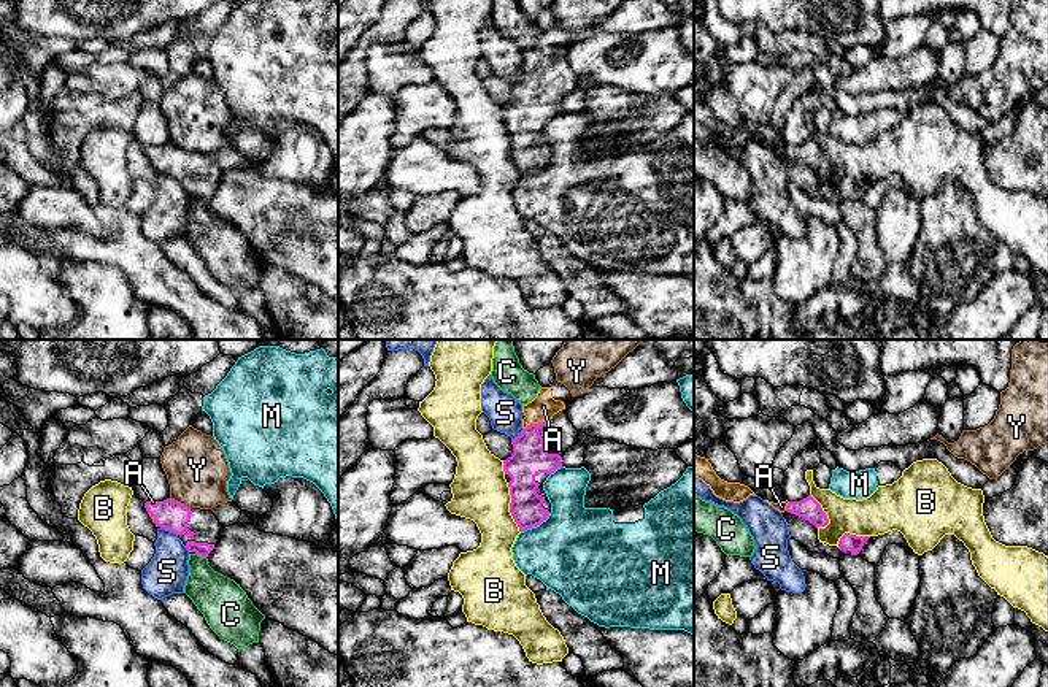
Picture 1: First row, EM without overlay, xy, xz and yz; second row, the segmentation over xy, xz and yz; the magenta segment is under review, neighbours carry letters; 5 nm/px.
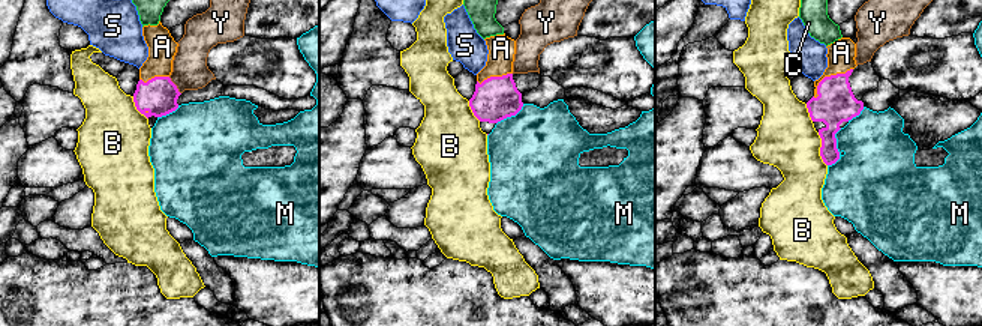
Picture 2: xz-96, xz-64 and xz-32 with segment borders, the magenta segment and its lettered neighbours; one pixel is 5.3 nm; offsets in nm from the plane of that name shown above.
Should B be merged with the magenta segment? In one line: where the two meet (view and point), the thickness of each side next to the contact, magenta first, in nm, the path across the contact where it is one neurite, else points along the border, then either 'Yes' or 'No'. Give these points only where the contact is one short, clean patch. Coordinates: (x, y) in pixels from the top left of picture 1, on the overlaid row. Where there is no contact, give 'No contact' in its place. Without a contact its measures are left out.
Touches magenta at xz (510, 508). Thickness 170 nm (magenta) against 280 nm. Boundary: xz (507, 483), (510, 514), (520, 532). No

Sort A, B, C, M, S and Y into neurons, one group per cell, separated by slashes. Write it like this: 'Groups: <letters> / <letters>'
Groups: A / B / C / M / S / Y

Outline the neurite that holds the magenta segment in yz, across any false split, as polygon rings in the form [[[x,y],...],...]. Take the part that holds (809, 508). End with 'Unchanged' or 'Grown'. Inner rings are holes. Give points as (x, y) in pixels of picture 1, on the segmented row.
[[[808,495],[807,498],[803,498],[800,501],[788,501],[788,500],[781,501],[781,503],[773,503],[769,500],[764,500],[764,501],[772,505],[780,512],[788,511],[791,514],[796,514],[796,516],[808,520],[816,528],[826,527],[829,524],[829,519],[827,519],[826,512],[823,511],[821,505],[811,495]]]. Grown

